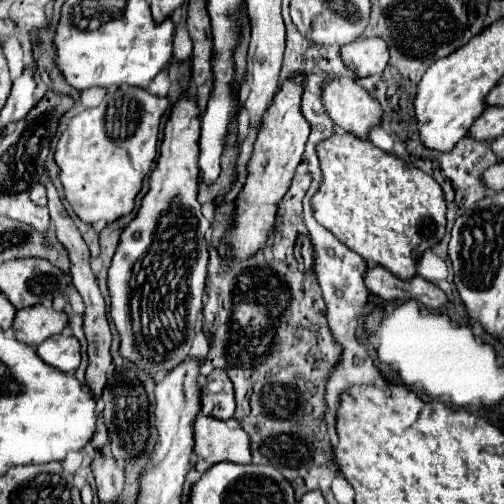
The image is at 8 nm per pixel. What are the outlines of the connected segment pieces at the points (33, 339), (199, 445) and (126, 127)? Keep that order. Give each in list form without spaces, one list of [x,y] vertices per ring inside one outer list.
[[[36,304],[36,308],[22,308],[16,312],[12,332],[18,342],[38,346],[46,338],[60,334],[68,326],[68,316],[56,312],[48,304]]]
[[[204,414],[194,420],[194,454],[194,470],[200,474],[218,462],[252,462],[248,434],[240,426],[230,428],[226,422]]]
[[[118,88],[106,94],[102,104],[92,110],[84,110],[74,116],[68,128],[62,132],[56,146],[56,164],[60,168],[60,182],[64,186],[64,198],[76,212],[76,216],[94,224],[98,220],[114,222],[134,210],[134,198],[142,188],[144,176],[150,172],[156,158],[158,126],[168,108],[168,98],[148,94],[144,88]]]

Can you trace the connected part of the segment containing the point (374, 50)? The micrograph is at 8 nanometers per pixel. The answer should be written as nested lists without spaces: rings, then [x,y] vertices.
[[[358,38],[340,48],[340,58],[358,78],[366,78],[384,72],[388,64],[388,46],[380,38]]]

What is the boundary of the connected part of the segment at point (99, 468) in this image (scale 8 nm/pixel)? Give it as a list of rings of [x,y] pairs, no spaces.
[[[104,446],[102,450],[96,450],[94,462],[92,462],[92,472],[94,472],[94,478],[96,478],[96,488],[98,488],[100,502],[114,500],[116,494],[122,492],[124,472],[118,466],[118,462],[112,460],[112,454],[108,452],[108,446]]]

